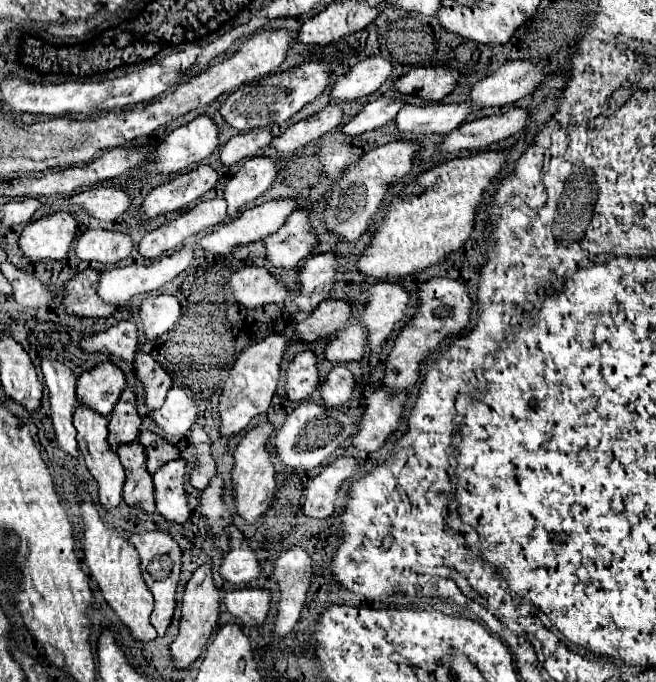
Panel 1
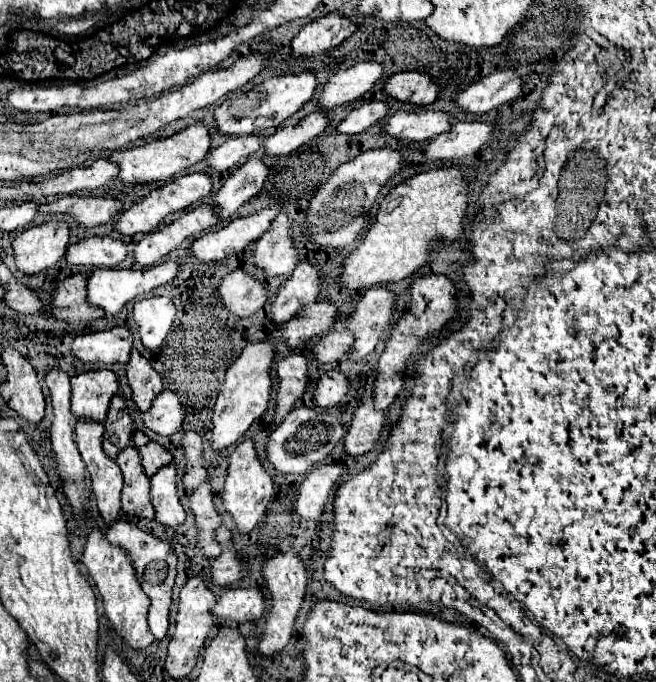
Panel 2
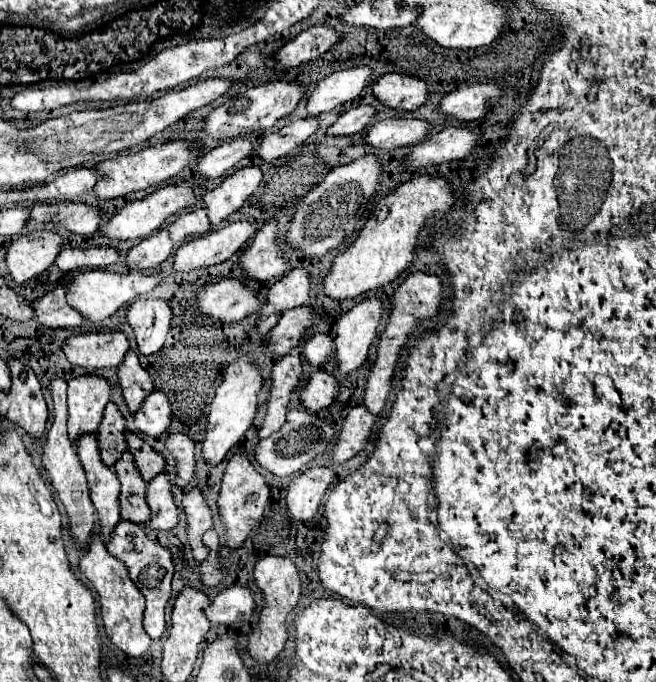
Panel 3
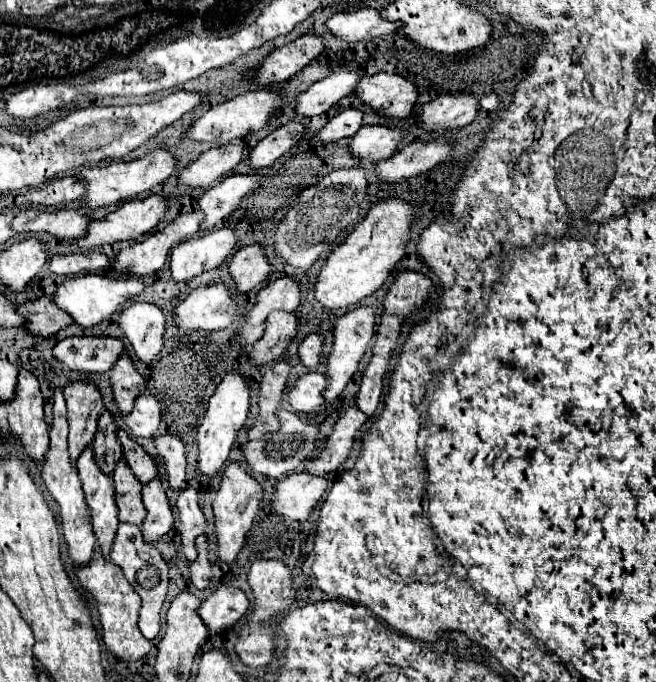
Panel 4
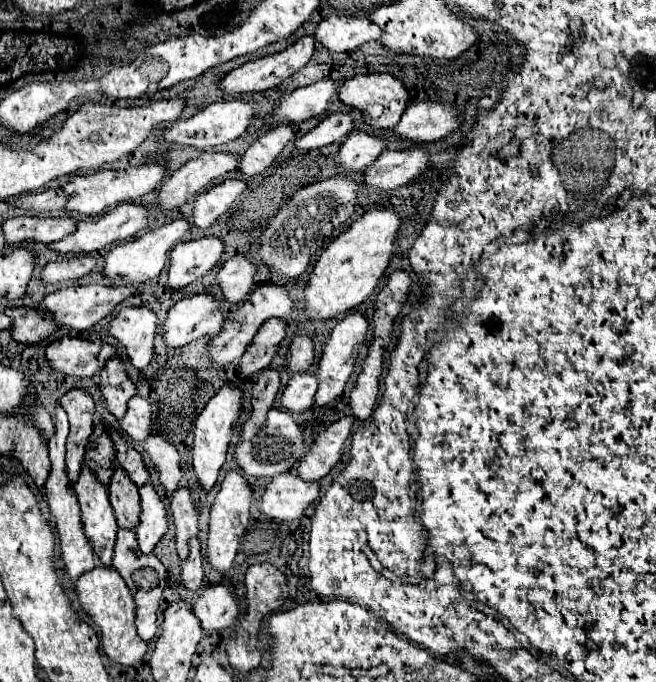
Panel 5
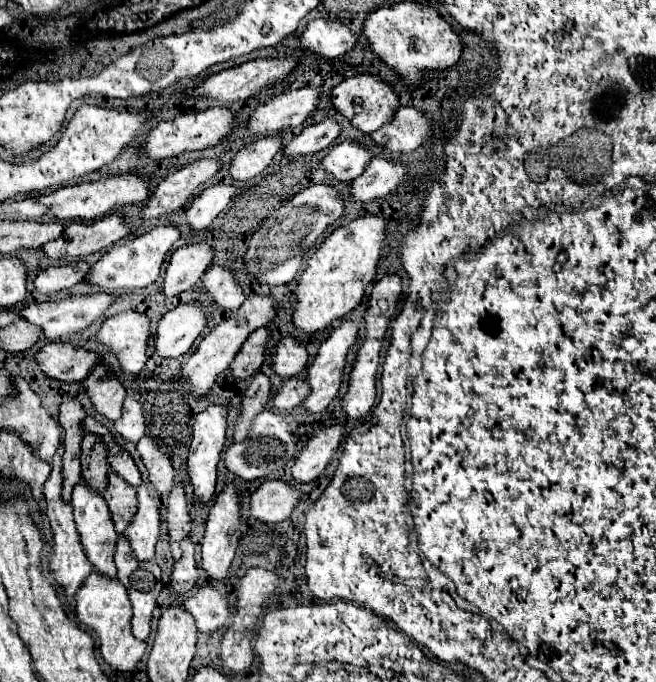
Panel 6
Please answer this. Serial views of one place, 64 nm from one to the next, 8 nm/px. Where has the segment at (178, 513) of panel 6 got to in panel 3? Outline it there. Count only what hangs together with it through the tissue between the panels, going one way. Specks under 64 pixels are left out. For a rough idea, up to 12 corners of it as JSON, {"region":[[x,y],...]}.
{"region":[[198,488],[180,504],[194,560],[204,560],[202,534],[212,528],[212,512]]}

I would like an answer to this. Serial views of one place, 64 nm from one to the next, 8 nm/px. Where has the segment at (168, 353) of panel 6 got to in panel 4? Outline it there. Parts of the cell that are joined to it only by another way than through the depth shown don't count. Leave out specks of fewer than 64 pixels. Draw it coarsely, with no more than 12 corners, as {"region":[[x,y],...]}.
{"region":[[224,284],[198,288],[174,308],[178,334],[224,330],[238,304]]}

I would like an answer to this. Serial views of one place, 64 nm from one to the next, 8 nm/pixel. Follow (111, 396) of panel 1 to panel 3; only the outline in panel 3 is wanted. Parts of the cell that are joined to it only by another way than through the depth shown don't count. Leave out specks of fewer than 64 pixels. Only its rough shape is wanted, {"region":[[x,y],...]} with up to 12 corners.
{"region":[[104,376],[68,380],[68,434],[94,434],[110,402]]}

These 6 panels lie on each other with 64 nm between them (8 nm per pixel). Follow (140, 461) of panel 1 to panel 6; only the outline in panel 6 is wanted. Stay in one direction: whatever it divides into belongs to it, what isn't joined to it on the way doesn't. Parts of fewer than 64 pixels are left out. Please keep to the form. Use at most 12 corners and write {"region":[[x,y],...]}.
{"region":[[110,472],[104,500],[116,532],[136,514],[136,488]]}

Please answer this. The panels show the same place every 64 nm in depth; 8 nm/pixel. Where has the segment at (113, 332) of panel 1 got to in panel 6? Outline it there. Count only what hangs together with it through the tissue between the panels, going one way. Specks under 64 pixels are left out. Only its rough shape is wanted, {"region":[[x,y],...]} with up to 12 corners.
{"region":[[46,344],[34,360],[46,378],[80,382],[98,364],[94,352]]}

